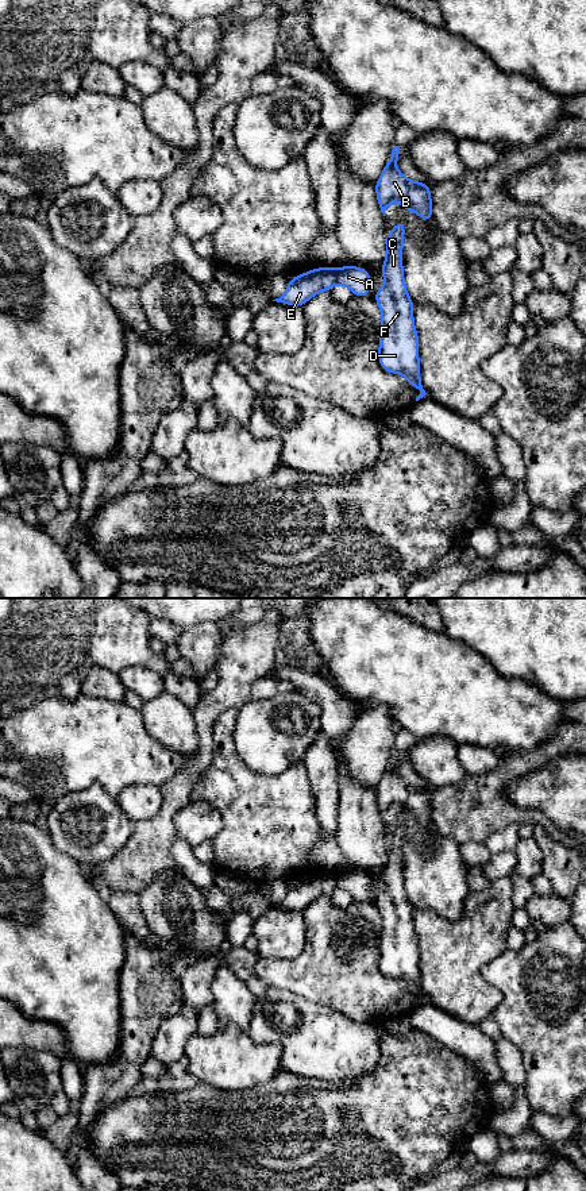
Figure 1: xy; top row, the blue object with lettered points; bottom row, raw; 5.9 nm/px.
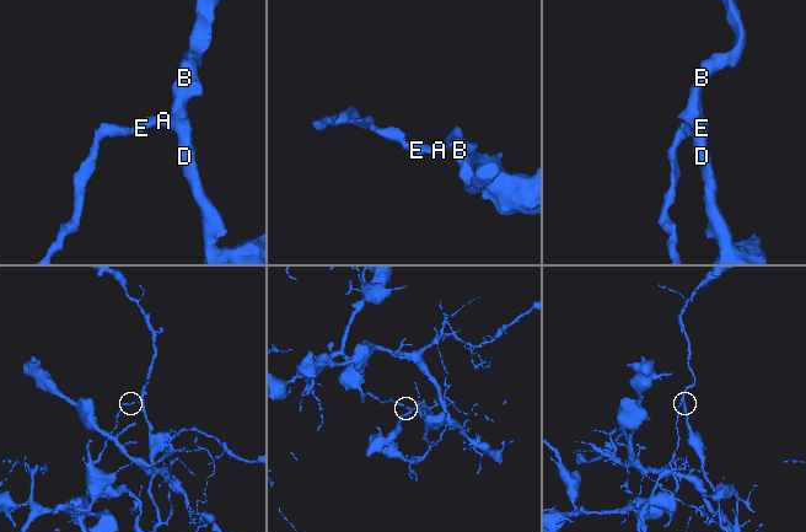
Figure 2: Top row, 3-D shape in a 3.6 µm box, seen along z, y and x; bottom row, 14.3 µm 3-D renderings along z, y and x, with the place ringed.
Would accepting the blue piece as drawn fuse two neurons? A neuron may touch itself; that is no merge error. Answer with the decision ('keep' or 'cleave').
cleave

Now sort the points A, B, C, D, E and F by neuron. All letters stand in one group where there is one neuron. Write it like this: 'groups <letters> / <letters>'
groups A B C D F / E

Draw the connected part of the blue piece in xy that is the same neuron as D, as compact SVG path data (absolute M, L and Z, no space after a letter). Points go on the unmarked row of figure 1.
M397 826L386 840L386 864L382 870L383 891L375 906L382 917L379 934L379 970L388 978L402 979L420 995L416 1006L427 998L420 987L419 943L413 929L413 907L406 898L402 878L402 847L405 828Z

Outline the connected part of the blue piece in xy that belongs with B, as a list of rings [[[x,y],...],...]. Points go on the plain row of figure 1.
[[[394,751],[381,782],[375,789],[377,805],[382,818],[392,808],[402,808],[404,814],[416,817],[424,825],[433,825],[429,791],[425,787],[409,786],[394,768],[398,766],[400,752]]]

